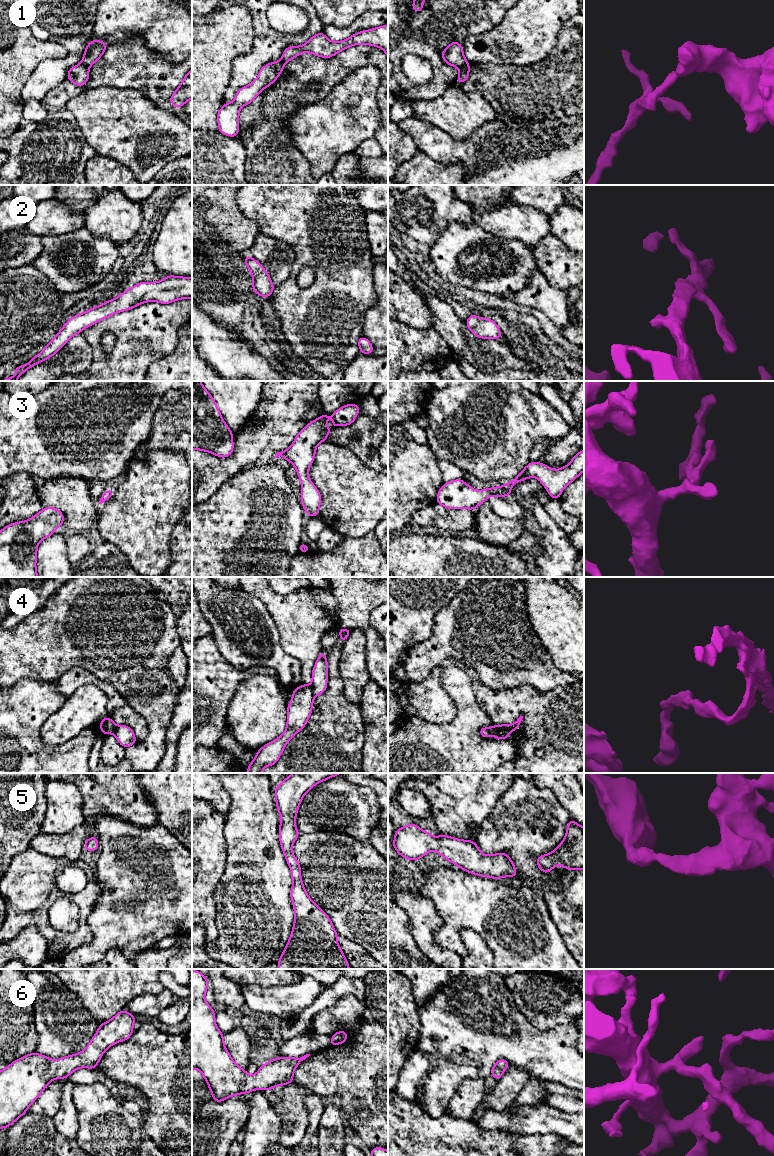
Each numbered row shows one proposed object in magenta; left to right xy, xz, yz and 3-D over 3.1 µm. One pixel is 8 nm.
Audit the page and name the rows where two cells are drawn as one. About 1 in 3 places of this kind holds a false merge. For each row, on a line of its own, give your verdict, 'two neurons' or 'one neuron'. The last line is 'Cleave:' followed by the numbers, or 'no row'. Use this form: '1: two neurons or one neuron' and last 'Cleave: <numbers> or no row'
1: two neurons
2: one neuron
3: one neuron
4: two neurons
5: one neuron
6: one neuron
Cleave: 1, 4

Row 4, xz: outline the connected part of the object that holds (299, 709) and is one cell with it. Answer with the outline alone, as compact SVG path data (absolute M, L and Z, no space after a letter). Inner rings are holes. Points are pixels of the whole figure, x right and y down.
M302 684L293 689L293 697L287 707L287 727L284 733L257 751L254 760L248 765L247 773L262 773L264 767L278 761L286 744L305 727L312 712L313 700L311 685Z

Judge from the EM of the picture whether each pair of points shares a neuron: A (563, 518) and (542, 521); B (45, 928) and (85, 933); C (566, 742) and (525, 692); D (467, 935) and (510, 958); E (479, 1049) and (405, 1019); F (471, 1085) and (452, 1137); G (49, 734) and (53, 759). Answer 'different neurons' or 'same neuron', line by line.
A: different neurons
B: same neuron
C: same neuron
D: different neurons
E: different neurons
F: different neurons
G: different neurons

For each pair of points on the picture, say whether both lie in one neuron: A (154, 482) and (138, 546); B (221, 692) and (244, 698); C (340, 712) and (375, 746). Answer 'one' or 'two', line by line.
A: one
B: two
C: two

